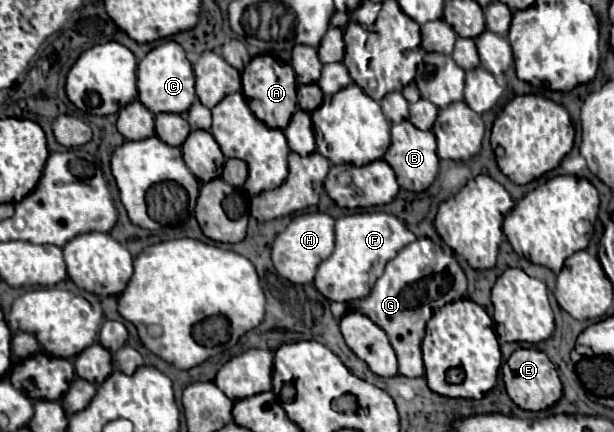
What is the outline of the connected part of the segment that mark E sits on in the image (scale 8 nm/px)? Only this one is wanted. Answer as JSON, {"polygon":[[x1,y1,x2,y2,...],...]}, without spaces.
{"polygon":[[517,349,507,361,505,367,501,367,501,373,505,373,503,383,505,389,509,393,509,397,527,411,541,411,551,407,553,403,559,401,559,397,563,395,561,391,561,381,557,375,555,365,549,361,549,357,539,351,539,349]]}

